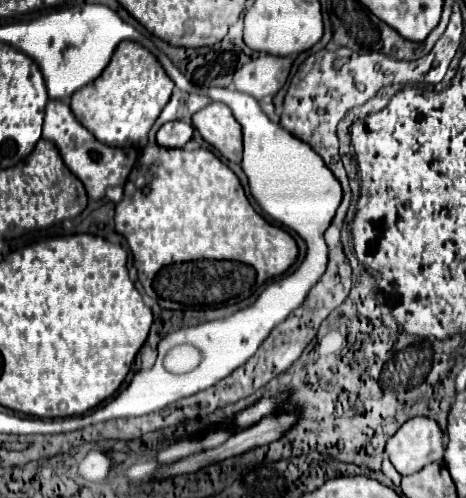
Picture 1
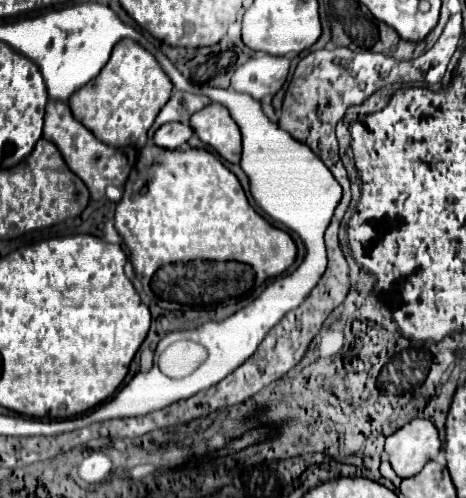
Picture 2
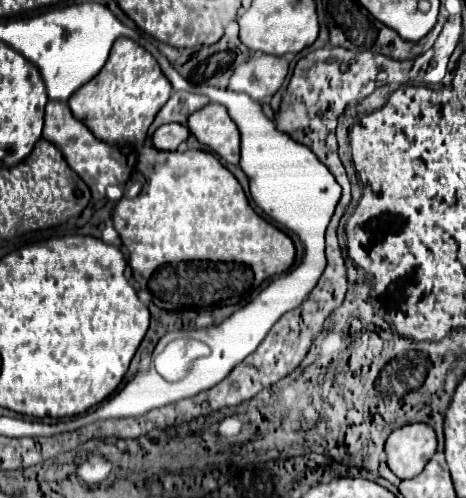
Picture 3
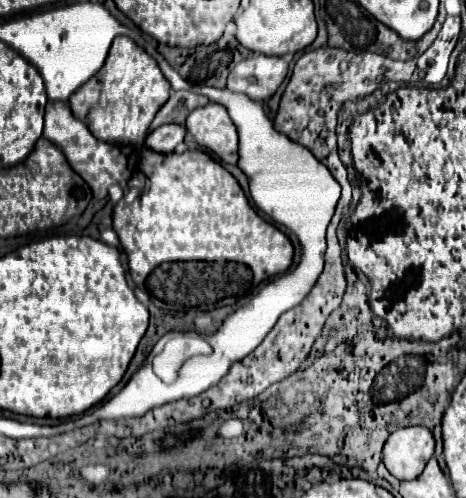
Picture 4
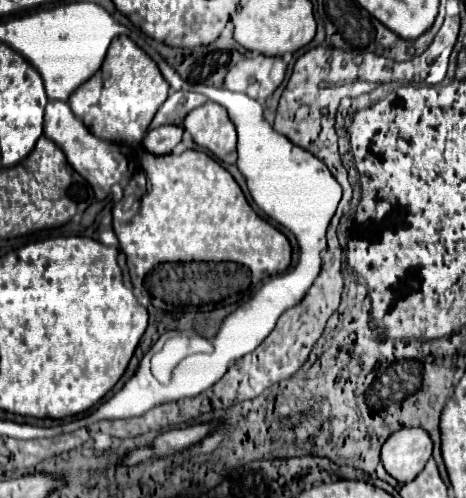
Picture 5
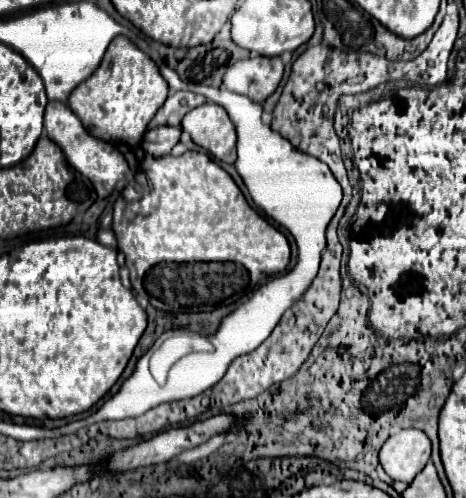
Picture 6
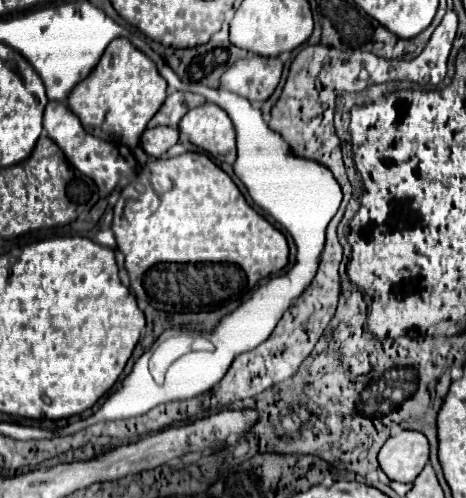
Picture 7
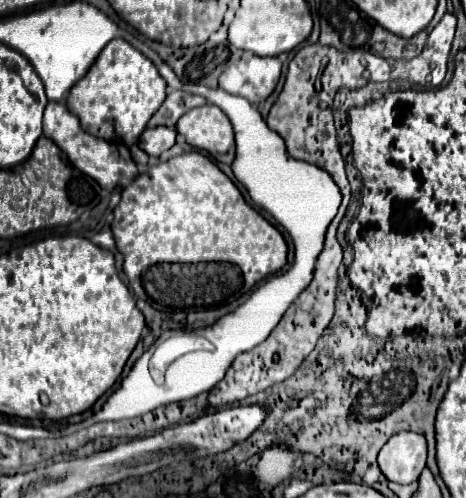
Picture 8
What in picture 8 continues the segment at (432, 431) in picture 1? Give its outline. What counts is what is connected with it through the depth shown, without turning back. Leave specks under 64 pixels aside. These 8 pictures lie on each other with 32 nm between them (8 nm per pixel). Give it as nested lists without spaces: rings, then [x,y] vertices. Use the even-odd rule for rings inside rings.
[[[416,432],[394,434],[378,454],[378,466],[390,482],[416,482],[426,466],[426,438]]]

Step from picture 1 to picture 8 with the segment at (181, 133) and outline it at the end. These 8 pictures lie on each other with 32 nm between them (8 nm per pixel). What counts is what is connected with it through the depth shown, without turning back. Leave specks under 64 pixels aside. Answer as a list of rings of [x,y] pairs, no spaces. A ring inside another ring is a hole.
[[[146,128],[140,136],[138,146],[148,154],[148,156],[160,156],[168,148],[176,144],[178,132],[172,128]]]

